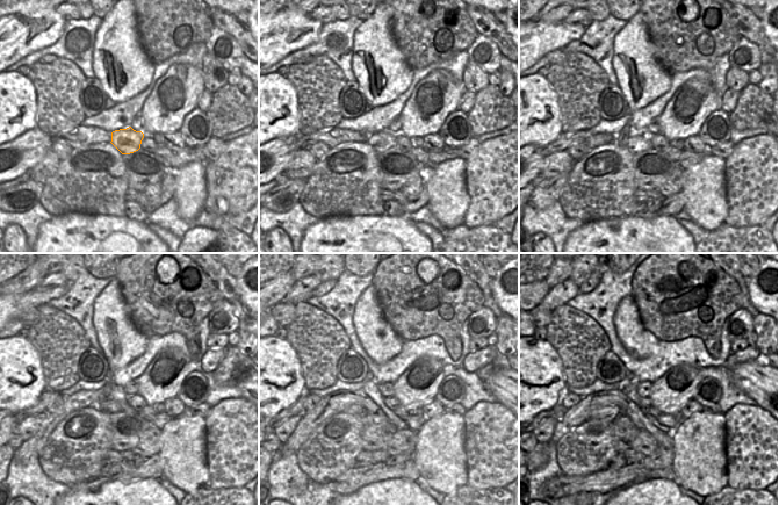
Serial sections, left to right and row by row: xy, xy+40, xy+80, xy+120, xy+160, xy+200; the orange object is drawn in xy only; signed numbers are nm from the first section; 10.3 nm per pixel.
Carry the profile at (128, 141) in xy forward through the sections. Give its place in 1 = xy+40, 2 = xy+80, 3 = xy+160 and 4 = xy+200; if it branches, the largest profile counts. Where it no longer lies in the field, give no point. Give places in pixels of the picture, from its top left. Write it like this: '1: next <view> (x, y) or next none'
1: next xy+40 (382, 141)
2: next xy+80 (635, 144)
3: next xy+160 (358, 410)
4: next xy+200 (611, 412)

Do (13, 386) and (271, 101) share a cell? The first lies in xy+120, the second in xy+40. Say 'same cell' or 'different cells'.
same cell

